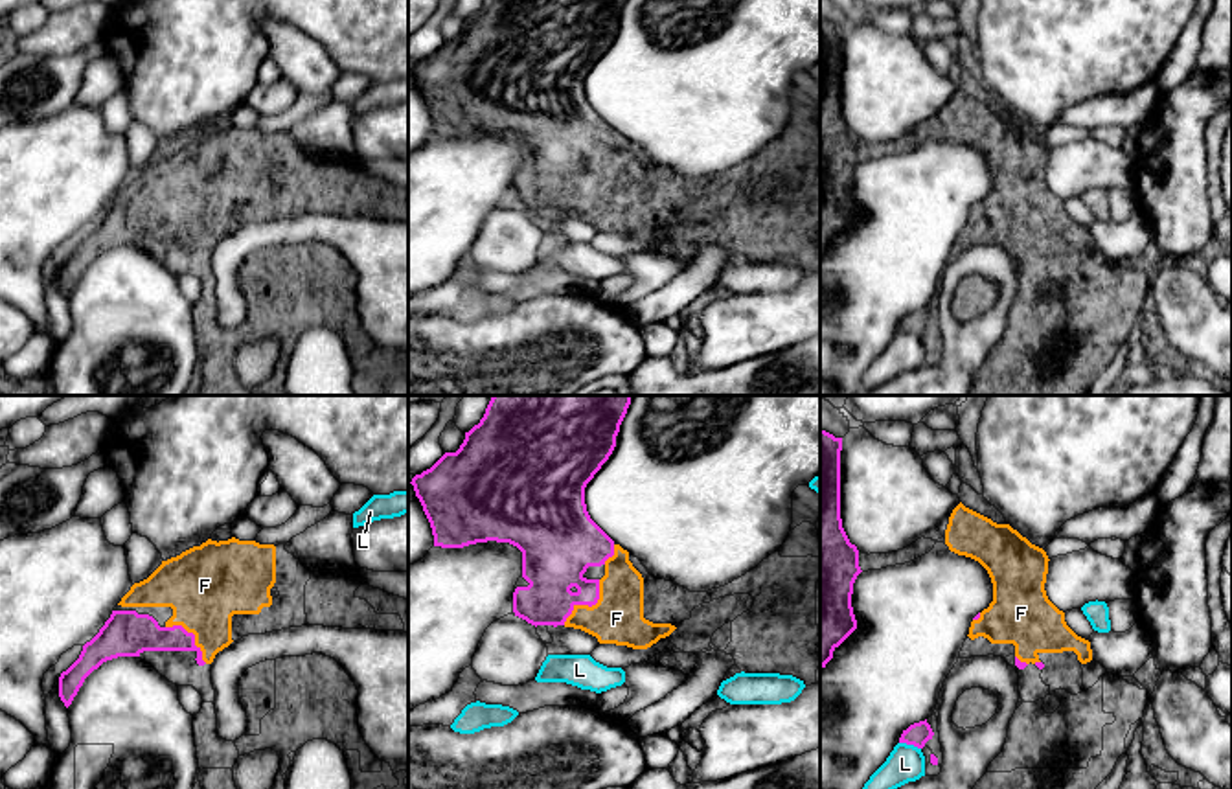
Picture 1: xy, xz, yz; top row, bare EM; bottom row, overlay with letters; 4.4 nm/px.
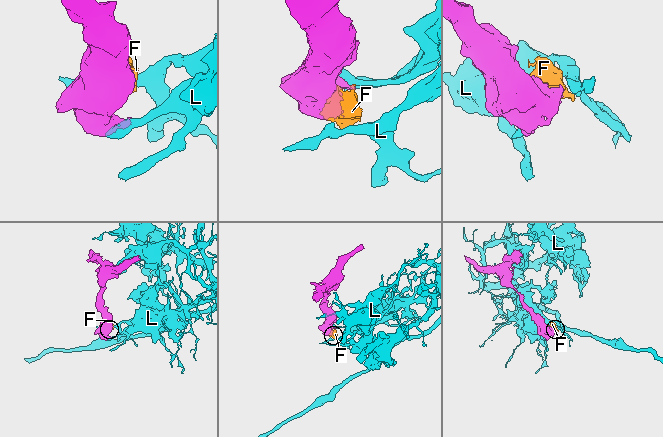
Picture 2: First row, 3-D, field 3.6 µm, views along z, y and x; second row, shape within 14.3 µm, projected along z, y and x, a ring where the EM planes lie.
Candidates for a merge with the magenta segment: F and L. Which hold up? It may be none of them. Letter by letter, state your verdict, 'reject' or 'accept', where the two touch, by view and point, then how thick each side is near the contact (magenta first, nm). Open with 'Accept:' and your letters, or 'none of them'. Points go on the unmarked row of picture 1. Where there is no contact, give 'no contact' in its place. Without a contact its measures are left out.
Accept: F
F: accept; meets magenta in xz at (587, 192); 280 nm thick on the magenta side, 220 nm on the other
L: reject; meets magenta in yz at (911, 331); 100 nm thick on the magenta side, 160 nm on the other

